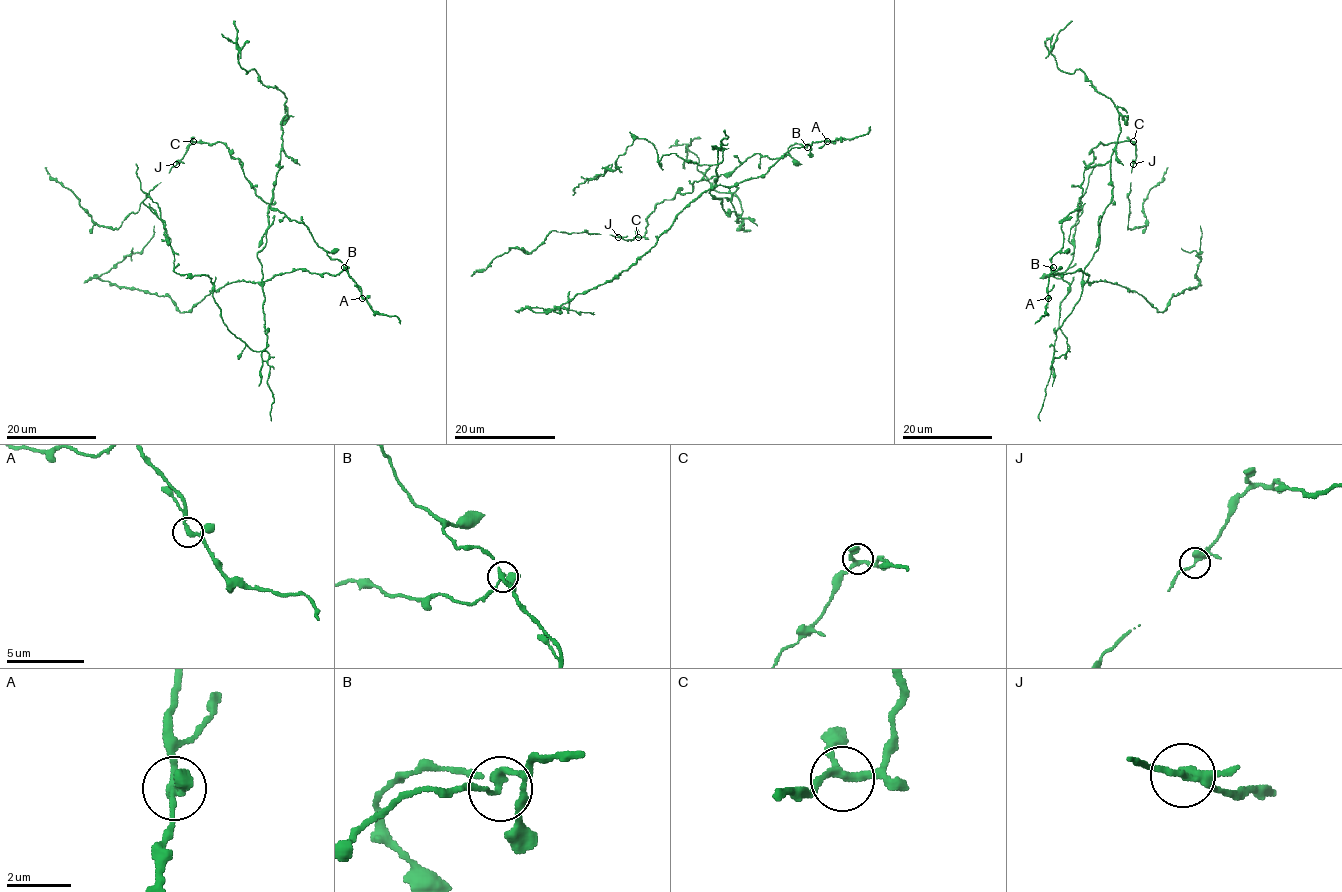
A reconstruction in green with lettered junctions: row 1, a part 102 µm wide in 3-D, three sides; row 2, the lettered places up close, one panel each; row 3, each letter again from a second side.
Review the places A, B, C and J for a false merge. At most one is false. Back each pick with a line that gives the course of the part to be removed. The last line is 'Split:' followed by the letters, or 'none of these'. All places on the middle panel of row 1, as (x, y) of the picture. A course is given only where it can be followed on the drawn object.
B: course (807, 147), (729, 187), (715, 181), (723, 148), (718, 164), (676, 154), (659, 165), (637, 138), (573, 195)
Split: B

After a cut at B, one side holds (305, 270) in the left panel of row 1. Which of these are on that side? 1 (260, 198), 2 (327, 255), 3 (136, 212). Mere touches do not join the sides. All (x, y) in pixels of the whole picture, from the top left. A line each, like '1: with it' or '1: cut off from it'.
1: cut off from it
2: cut off from it
3: cut off from it

